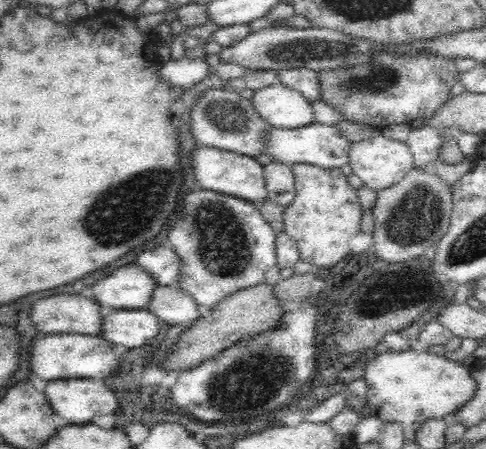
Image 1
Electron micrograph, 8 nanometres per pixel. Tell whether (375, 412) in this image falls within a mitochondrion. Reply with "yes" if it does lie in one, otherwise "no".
no

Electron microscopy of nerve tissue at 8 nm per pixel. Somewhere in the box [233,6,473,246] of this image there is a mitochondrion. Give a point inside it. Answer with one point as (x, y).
(313, 48)

